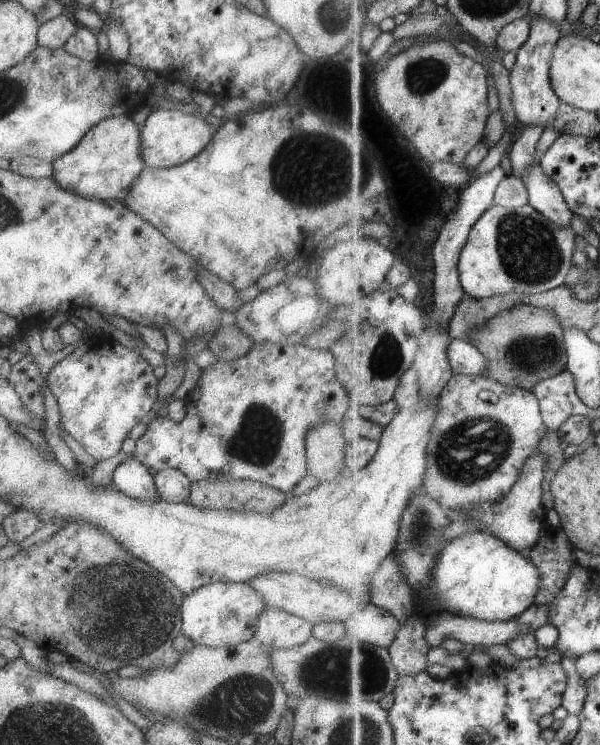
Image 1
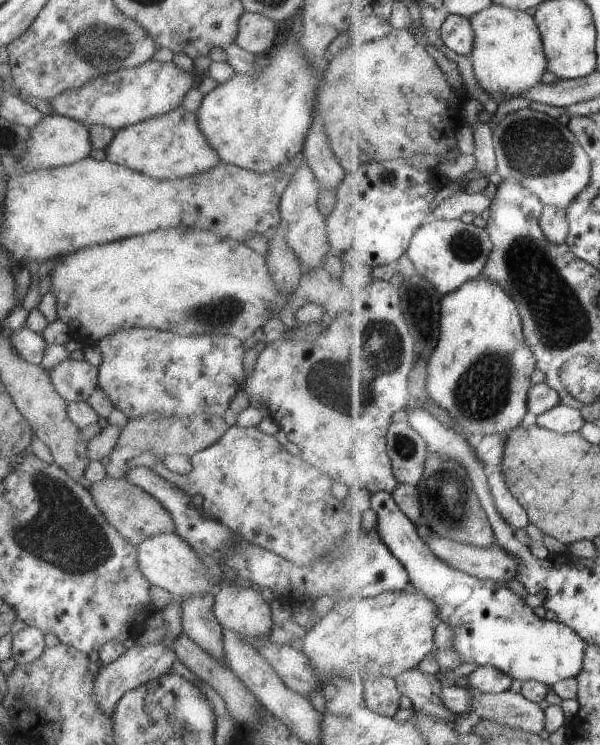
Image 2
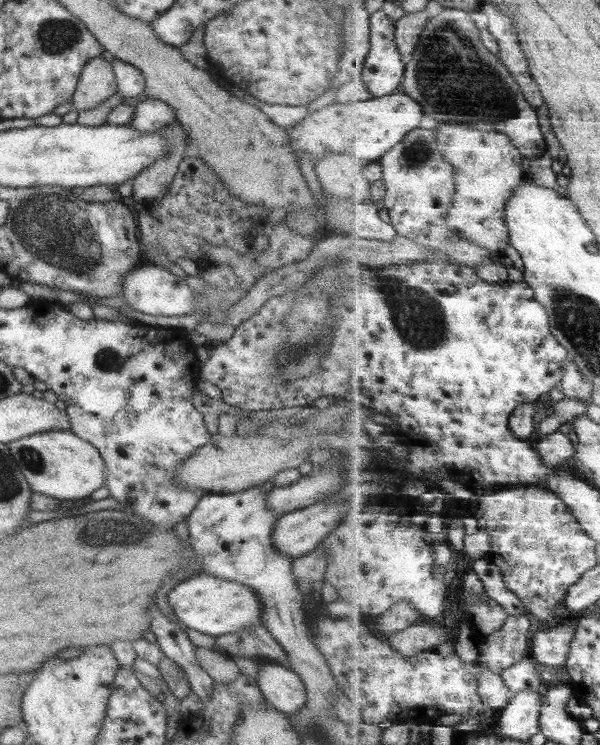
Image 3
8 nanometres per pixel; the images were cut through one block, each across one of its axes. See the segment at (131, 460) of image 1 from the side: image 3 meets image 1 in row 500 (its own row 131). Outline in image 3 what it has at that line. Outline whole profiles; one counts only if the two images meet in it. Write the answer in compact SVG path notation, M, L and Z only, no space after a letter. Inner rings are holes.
M146 98L134 106L133 119L129 126L137 132L157 132L176 118L173 108L161 100Z

